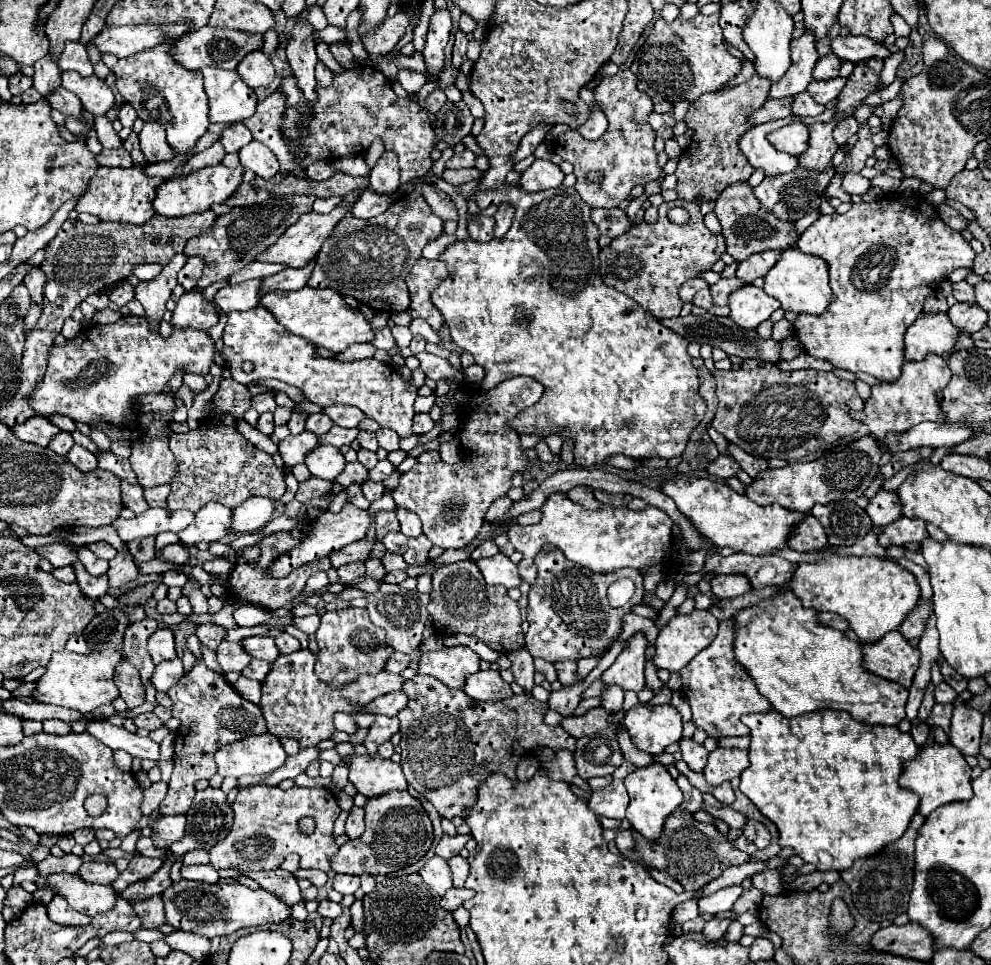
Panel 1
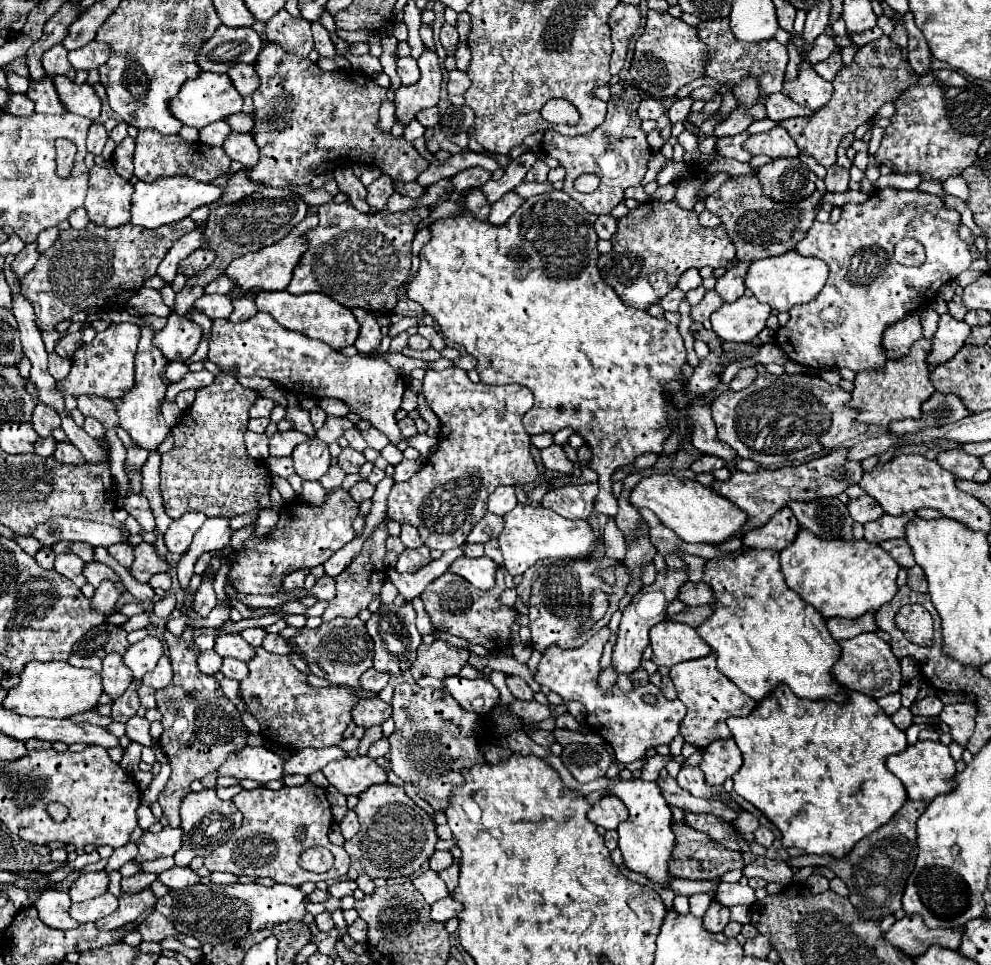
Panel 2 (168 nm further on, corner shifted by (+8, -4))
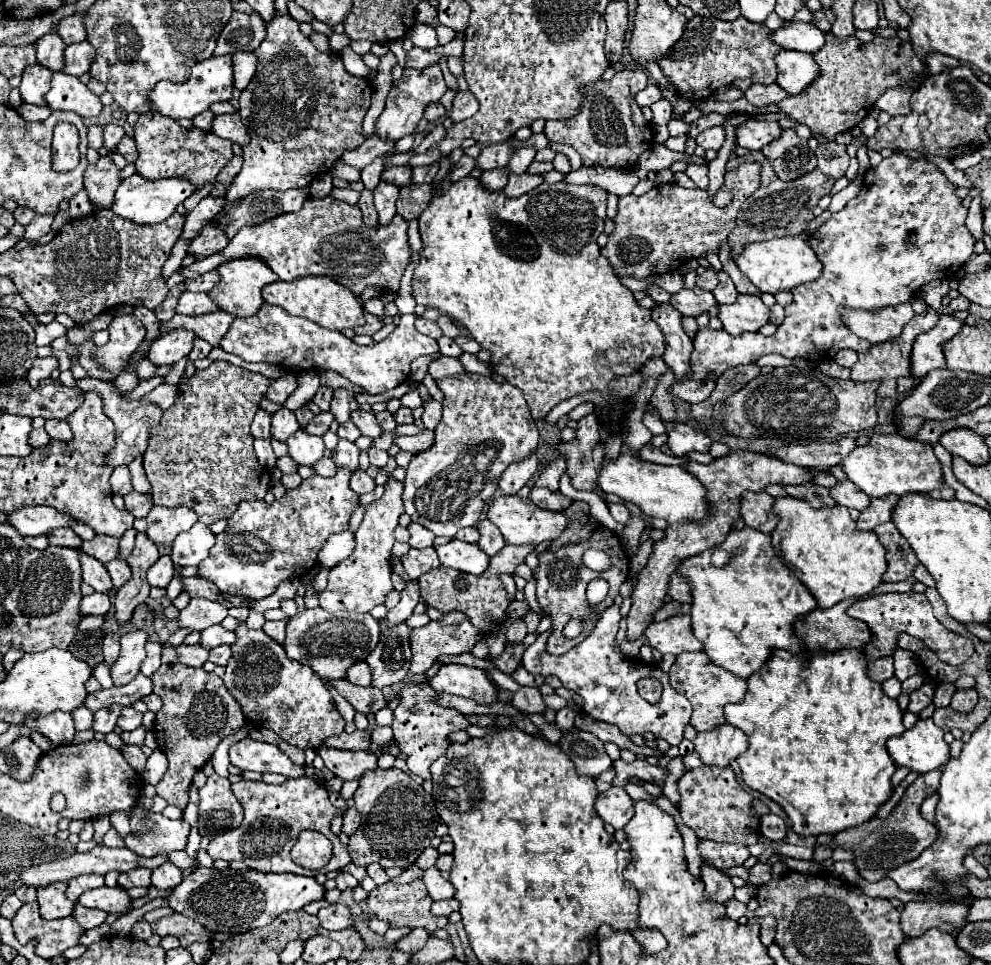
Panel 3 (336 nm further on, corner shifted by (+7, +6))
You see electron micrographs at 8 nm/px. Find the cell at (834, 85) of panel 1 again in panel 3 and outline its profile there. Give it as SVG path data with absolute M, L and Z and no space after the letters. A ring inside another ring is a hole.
M782 49L782 53L778 53L776 57L776 65L778 65L776 83L790 95L798 95L804 89L808 89L808 85L816 81L820 75L818 63L808 53Z

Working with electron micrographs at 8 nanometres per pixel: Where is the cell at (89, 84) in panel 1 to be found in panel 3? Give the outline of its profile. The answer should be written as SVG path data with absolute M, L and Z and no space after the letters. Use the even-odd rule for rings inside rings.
M54 71L46 103L50 109L74 111L82 117L96 117L102 111L100 97L94 95L78 77L64 71Z

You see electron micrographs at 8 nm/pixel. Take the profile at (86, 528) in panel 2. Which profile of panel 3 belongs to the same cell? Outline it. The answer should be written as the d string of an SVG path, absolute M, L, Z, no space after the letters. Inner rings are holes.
M26 507L26 509L16 509L14 513L8 515L10 525L22 535L46 535L52 529L58 527L72 527L74 523L80 523L68 513L62 513L52 507Z

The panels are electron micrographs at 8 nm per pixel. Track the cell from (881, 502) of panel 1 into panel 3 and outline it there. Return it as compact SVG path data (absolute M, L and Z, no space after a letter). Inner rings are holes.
M842 481L834 489L830 489L830 495L844 507L848 509L858 509L864 511L870 505L870 497L862 493L852 481Z

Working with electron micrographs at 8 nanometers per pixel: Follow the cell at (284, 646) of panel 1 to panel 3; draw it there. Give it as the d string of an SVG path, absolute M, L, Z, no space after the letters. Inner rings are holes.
M266 621L262 629L266 635L270 635L274 641L278 641L282 645L284 643L284 627L286 627L286 621Z

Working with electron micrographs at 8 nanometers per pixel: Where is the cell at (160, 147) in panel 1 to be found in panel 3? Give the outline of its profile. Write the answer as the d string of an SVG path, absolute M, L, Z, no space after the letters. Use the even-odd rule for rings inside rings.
M144 113L134 125L134 141L138 147L136 171L144 179L162 179L162 177L186 177L196 189L206 181L212 181L226 163L234 157L232 143L228 139L216 137L212 131L202 131L196 127L182 127L176 119L164 117L160 113Z

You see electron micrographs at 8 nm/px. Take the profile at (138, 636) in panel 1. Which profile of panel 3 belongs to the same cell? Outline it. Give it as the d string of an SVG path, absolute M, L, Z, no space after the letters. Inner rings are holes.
M112 705L112 707L108 707L108 709L100 709L98 713L94 713L94 731L100 731L100 733L110 733L110 731L114 731L114 727L116 727L116 719L120 717L120 711L124 709L124 705Z

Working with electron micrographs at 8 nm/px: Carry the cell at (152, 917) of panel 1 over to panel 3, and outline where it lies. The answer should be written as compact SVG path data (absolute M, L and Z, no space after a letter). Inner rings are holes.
M172 913L154 921L152 931L160 937L166 937L166 935L178 937L182 947L188 947L194 941L208 941L208 931L202 925L198 925L198 921L190 921L180 913Z

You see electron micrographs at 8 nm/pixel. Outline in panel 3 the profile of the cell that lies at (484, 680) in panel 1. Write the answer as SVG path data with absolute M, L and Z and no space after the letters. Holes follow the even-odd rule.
M442 665L440 671L428 681L436 691L474 699L480 705L490 705L498 697L496 685L488 679L486 671L466 665Z

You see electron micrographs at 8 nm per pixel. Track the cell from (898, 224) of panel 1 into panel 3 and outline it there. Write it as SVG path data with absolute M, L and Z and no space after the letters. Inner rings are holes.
M894 153L894 155L888 157L888 159L882 159L882 163L880 163L878 167L866 171L866 179L864 179L862 191L860 191L854 199L850 199L848 205L846 205L842 211L834 213L826 223L822 223L814 233L808 235L810 247L816 251L818 259L824 263L824 273L822 273L822 277L820 277L818 281L814 281L814 283L810 283L810 285L800 285L798 289L792 289L794 301L786 307L786 317L784 317L782 325L778 325L776 333L774 333L772 337L758 337L758 333L730 335L730 333L726 333L724 329L718 329L718 331L714 331L714 329L710 329L710 327L698 329L698 333L696 333L696 337L694 337L692 359L690 359L690 365L692 365L692 380L716 380L726 369L736 367L736 365L754 363L754 361L758 361L762 355L768 355L768 353L780 353L780 355L790 357L790 359L802 357L802 359L810 359L810 361L824 361L824 359L828 361L828 359L834 359L834 355L836 355L840 349L852 349L852 351L858 351L858 353L870 349L872 343L868 343L866 339L860 339L858 335L850 333L848 327L844 327L844 321L842 321L842 313L840 313L840 311L844 311L844 309L878 311L878 309L884 309L884 307L888 307L888 305L900 305L900 303L906 303L912 295L916 295L916 293L920 291L920 287L928 285L930 281L934 281L934 279L952 279L952 277L956 275L956 271L958 271L958 269L970 259L970 255L974 253L974 237L972 237L972 233L970 233L970 231L966 229L966 225L964 225L966 213L968 213L968 209L962 207L962 199L958 199L958 197L954 195L954 185L944 177L944 173L942 173L936 165L932 165L932 163L924 161L924 159L910 159L910 157L904 157L904 155L900 155L900 153ZM910 233L916 235L916 241L914 241L914 247L912 247L912 249L906 249L906 235L910 235Z

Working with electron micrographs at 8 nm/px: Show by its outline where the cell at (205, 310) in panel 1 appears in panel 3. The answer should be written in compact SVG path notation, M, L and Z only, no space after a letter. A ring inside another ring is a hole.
M170 329L154 339L148 351L148 359L156 365L178 363L192 351L196 335L188 329Z

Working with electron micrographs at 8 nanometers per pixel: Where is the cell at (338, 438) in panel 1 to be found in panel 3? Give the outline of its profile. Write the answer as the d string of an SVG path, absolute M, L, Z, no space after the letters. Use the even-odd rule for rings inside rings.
M336 389L332 403L330 403L330 413L334 415L334 419L338 423L346 423L350 421L350 413L358 409L358 403L354 401L354 393L344 391L344 389Z

